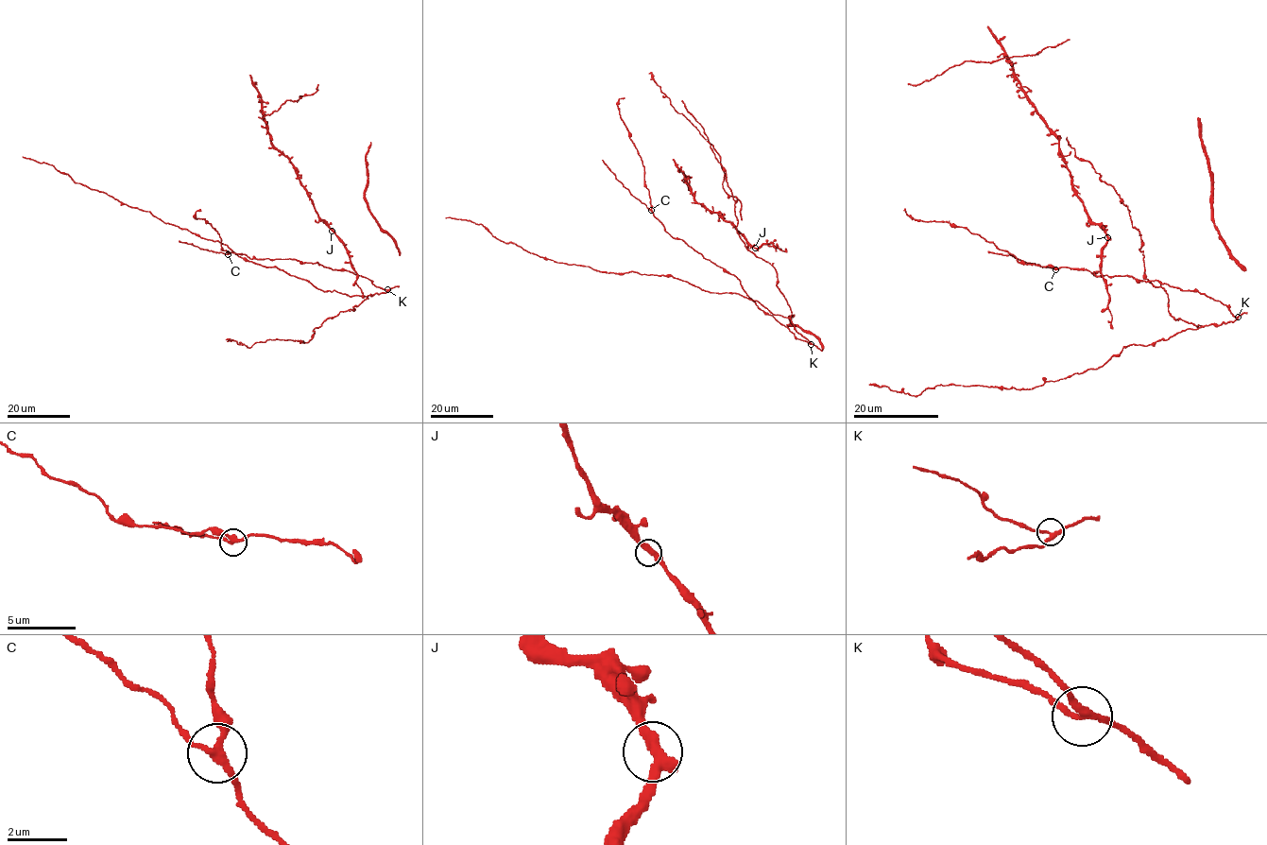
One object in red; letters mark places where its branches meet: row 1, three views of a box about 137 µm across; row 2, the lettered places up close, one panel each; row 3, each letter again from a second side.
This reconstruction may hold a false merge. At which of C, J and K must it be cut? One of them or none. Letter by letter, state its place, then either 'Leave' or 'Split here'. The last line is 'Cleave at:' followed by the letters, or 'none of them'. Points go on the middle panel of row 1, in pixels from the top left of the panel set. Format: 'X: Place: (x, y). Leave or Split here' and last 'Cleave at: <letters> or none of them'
C: Place: (651, 210). Leave
J: Place: (755, 248). Leave
K: Place: (811, 344). Leave
Cleave at: none of them

